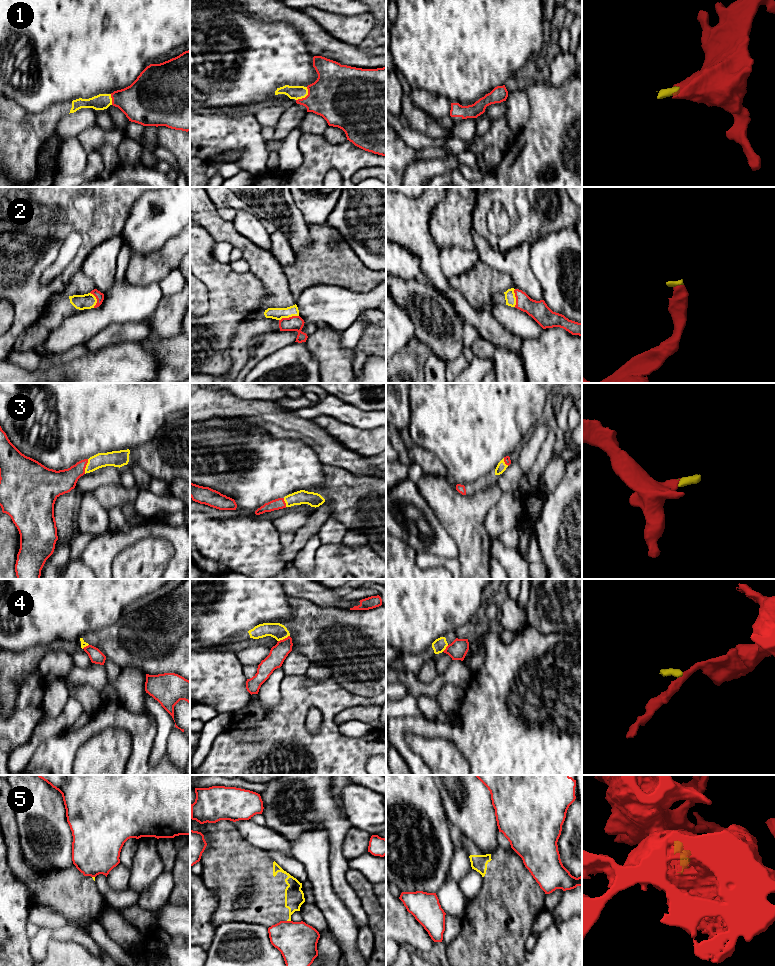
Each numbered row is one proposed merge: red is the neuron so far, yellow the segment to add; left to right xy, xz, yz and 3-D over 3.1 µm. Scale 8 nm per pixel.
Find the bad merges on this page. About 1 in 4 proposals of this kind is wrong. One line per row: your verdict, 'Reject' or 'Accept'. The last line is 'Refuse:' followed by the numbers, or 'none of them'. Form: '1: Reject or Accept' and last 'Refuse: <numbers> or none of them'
1: Accept
2: Accept
3: Accept
4: Reject
5: Reject
Refuse: 4, 5

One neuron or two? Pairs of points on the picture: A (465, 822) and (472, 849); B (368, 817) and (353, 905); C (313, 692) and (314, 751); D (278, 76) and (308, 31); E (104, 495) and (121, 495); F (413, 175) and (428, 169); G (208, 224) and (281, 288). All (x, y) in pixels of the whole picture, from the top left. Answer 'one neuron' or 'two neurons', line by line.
A: two neurons
B: two neurons
C: one neuron
D: two neurons
E: one neuron
F: one neuron
G: one neuron

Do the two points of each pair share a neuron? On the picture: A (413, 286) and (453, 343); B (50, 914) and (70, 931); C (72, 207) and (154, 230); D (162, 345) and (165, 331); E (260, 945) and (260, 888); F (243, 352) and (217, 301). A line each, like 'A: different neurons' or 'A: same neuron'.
A: same neuron
B: different neurons
C: different neurons
D: different neurons
E: different neurons
F: different neurons

